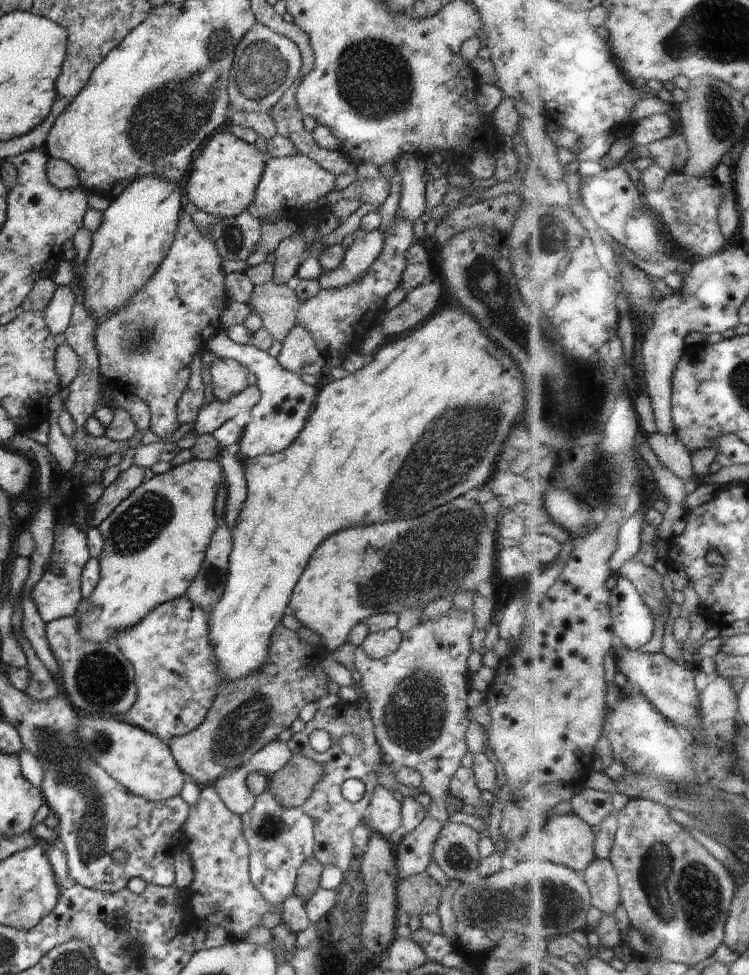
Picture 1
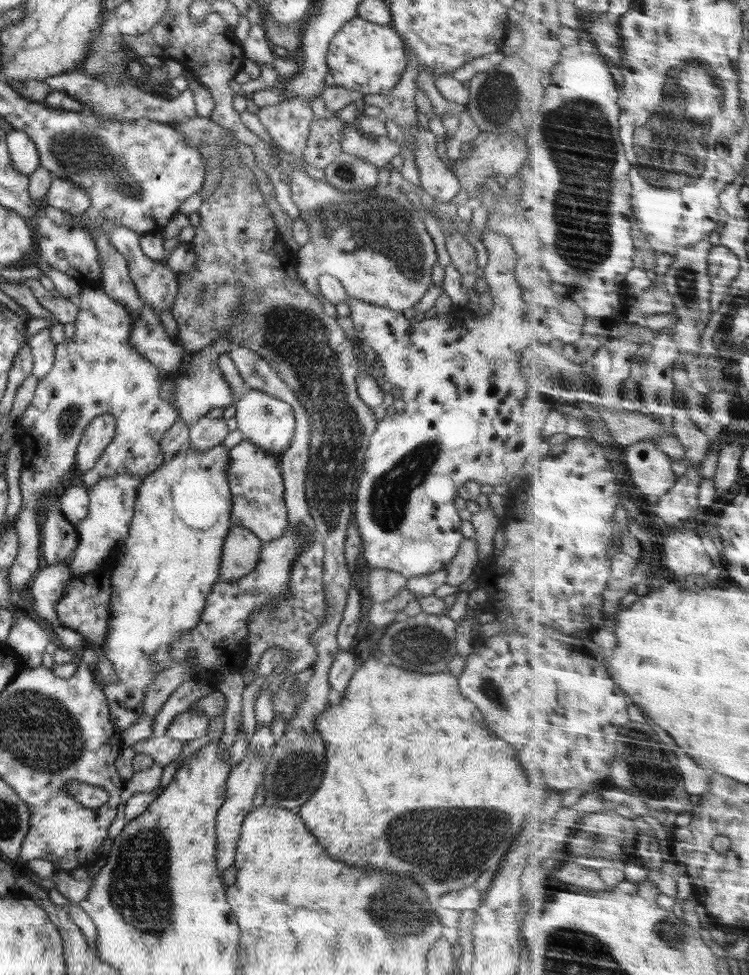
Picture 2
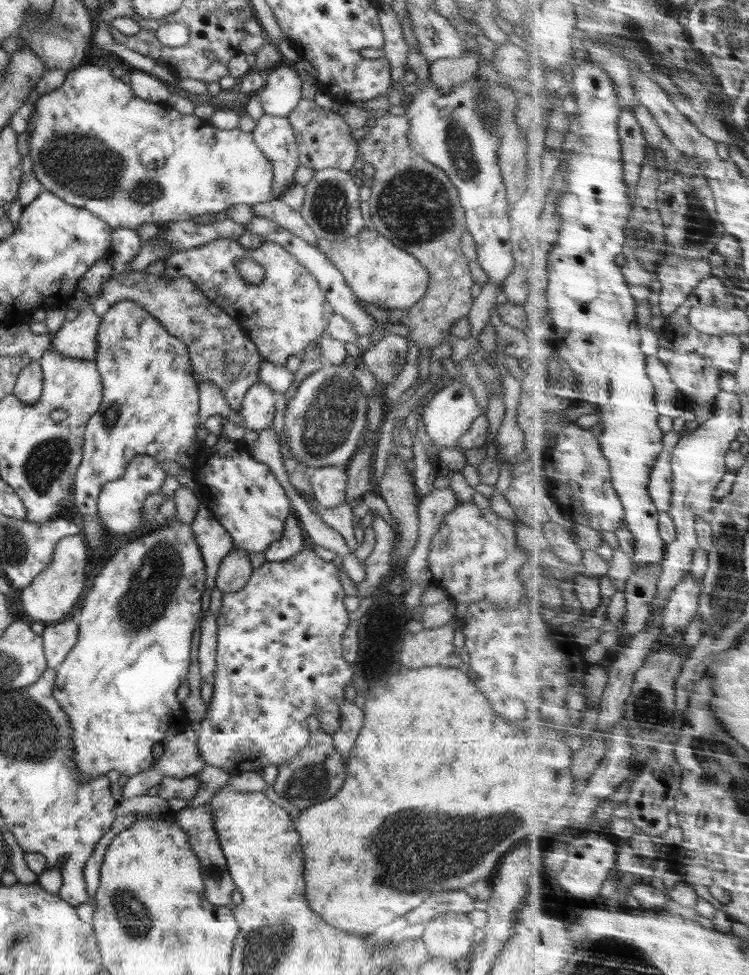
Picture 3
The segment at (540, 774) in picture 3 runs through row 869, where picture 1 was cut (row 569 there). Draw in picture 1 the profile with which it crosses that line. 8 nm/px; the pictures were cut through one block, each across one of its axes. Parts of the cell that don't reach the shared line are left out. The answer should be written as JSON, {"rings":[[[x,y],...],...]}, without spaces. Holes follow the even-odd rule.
{"rings":[[[456,498],[410,520],[340,530],[328,536],[310,556],[306,570],[292,590],[288,611],[300,620],[302,626],[320,636],[321,647],[328,654],[347,642],[350,630],[369,616],[402,614],[410,608],[424,608],[438,598],[454,598],[460,592],[470,592],[473,596],[482,582],[490,581],[492,584],[494,609],[502,613],[510,602],[526,592],[534,580],[528,578],[526,582],[526,577],[505,579],[496,573],[496,552],[501,545],[496,532],[497,519],[488,518],[481,504],[468,498]]]}

